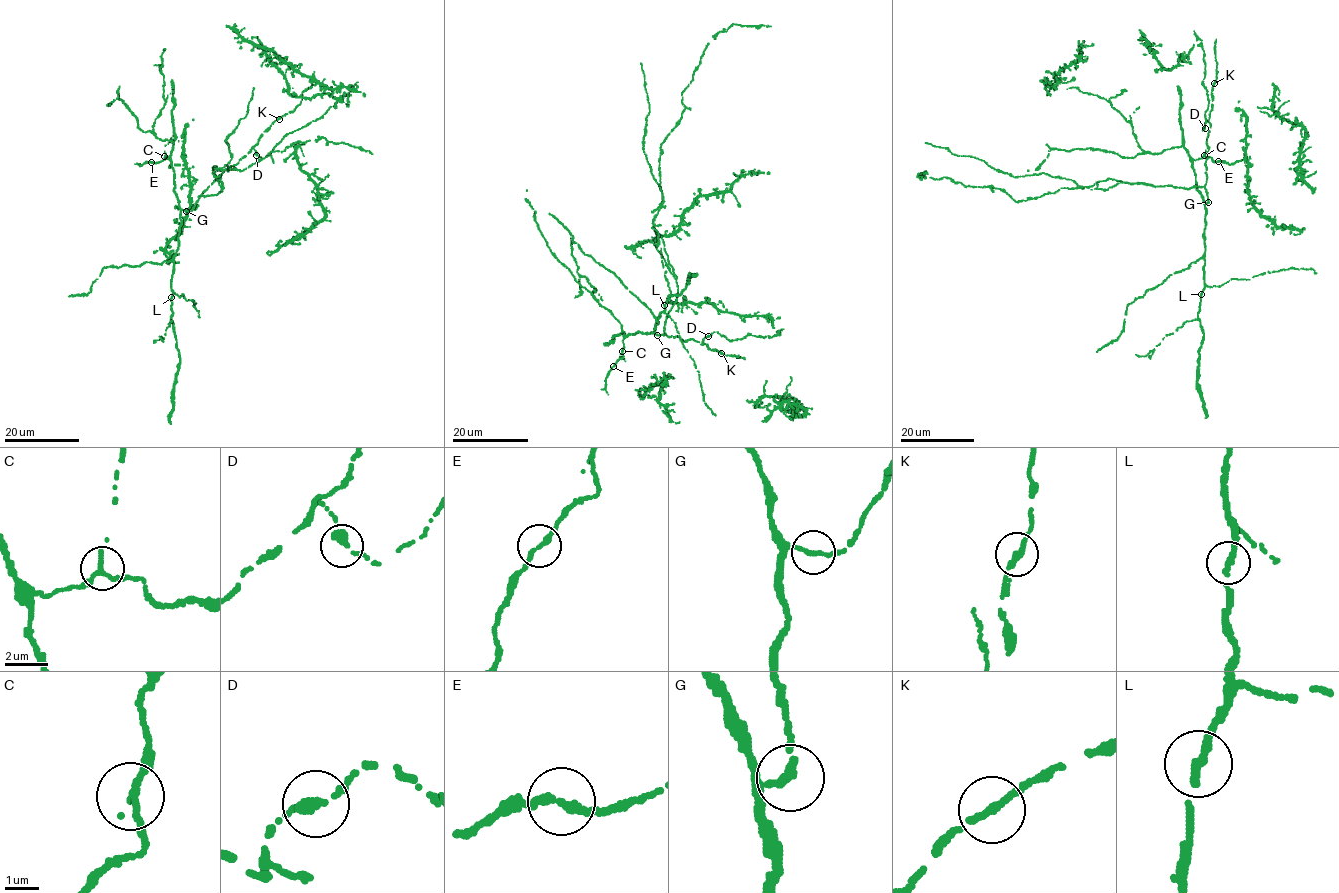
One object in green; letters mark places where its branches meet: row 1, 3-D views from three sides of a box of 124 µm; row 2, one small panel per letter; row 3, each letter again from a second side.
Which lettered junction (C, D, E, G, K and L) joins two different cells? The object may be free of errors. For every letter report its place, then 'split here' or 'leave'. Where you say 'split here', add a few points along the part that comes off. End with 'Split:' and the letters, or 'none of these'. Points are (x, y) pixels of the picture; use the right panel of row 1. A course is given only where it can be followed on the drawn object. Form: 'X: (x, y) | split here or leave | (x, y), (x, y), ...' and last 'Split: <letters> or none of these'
C: (1204, 155) | leave
D: (1205, 128) | leave
E: (1218, 161) | leave
G: (1208, 202) | leave
K: (1214, 83) | leave
L: (1201, 294) | leave
Split: none of these

